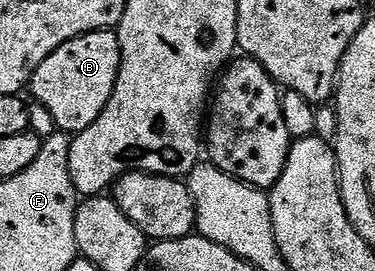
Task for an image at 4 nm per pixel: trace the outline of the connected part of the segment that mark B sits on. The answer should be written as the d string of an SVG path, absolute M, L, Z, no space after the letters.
M112 30L88 31L77 39L67 41L39 65L33 74L32 98L55 117L58 132L76 133L95 125L99 113L107 105L115 89L121 68L121 46Z

